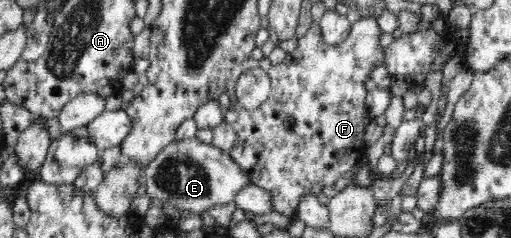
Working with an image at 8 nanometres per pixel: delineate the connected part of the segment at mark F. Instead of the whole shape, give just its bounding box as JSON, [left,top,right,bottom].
[225,16,381,218]

